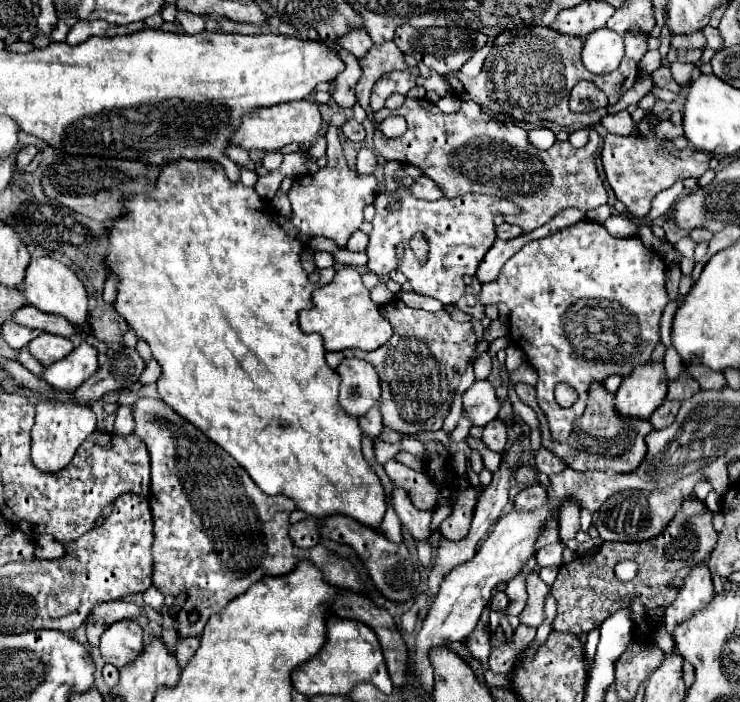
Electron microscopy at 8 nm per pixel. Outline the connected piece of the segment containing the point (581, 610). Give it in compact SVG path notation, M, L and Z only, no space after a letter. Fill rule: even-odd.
M694 499L694 501L686 501L680 513L672 519L672 525L668 525L668 529L664 529L664 533L652 541L644 541L636 545L604 541L602 547L594 549L592 553L578 555L574 561L564 565L566 575L556 577L550 589L550 593L558 603L558 611L552 621L552 631L572 633L572 635L588 633L596 629L614 611L626 607L630 611L630 619L638 629L636 639L642 641L640 633L650 635L660 625L660 619L654 617L654 611L670 607L676 599L678 591L670 583L676 577L678 569L704 565L712 549L716 547L716 537L718 535L712 527L712 513ZM622 559L632 559L640 565L638 577L630 583L622 583L614 575L614 565Z

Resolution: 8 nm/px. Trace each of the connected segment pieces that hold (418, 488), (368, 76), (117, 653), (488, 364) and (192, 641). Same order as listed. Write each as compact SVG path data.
M394 459L384 463L384 471L392 479L392 483L396 483L398 487L402 487L402 489L408 491L408 497L414 503L414 507L418 507L418 509L430 509L430 507L436 505L440 491L422 473L416 473L410 467L406 467L406 465L402 465L402 463L394 461Z
M386 41L384 45L372 45L372 49L368 51L368 57L364 57L360 61L362 65L362 77L356 85L356 95L362 103L362 107L366 109L370 121L372 119L372 111L368 109L370 105L370 91L374 87L374 83L388 71L396 71L396 69L406 69L406 61L402 51L394 45L394 41Z
M122 619L114 623L114 631L106 631L100 641L100 653L104 663L122 669L130 665L144 649L144 631L132 619Z
M482 353L476 361L474 361L474 375L476 375L476 381L480 379L486 379L490 375L490 369L492 369L492 359L488 353Z
M186 637L186 639L178 639L178 647L176 647L176 659L178 659L178 665L180 669L186 667L186 663L192 659L192 655L196 653L198 649L198 639L196 637Z

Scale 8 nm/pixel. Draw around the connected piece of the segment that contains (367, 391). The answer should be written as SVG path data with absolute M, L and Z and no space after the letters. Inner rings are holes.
M344 359L336 373L340 375L340 405L350 417L364 417L380 399L380 379L376 369L364 359Z

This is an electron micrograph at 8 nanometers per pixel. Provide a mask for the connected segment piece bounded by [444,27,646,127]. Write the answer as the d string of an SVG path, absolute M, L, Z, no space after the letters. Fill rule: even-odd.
M548 27L504 31L494 39L494 47L486 57L482 71L476 77L466 77L460 71L456 71L444 75L444 79L450 83L458 99L462 101L472 99L484 111L506 113L514 121L526 121L526 123L552 121L562 127L572 127L572 125L592 127L608 113L608 109L596 109L584 115L574 115L568 109L568 95L580 79L588 79L594 81L608 95L610 105L616 105L618 99L636 83L640 75L638 63L646 53L646 45L644 41L640 41L640 37L626 35L624 43L626 43L626 55L620 67L608 75L594 75L582 65L580 51L584 41L580 37L562 35Z

